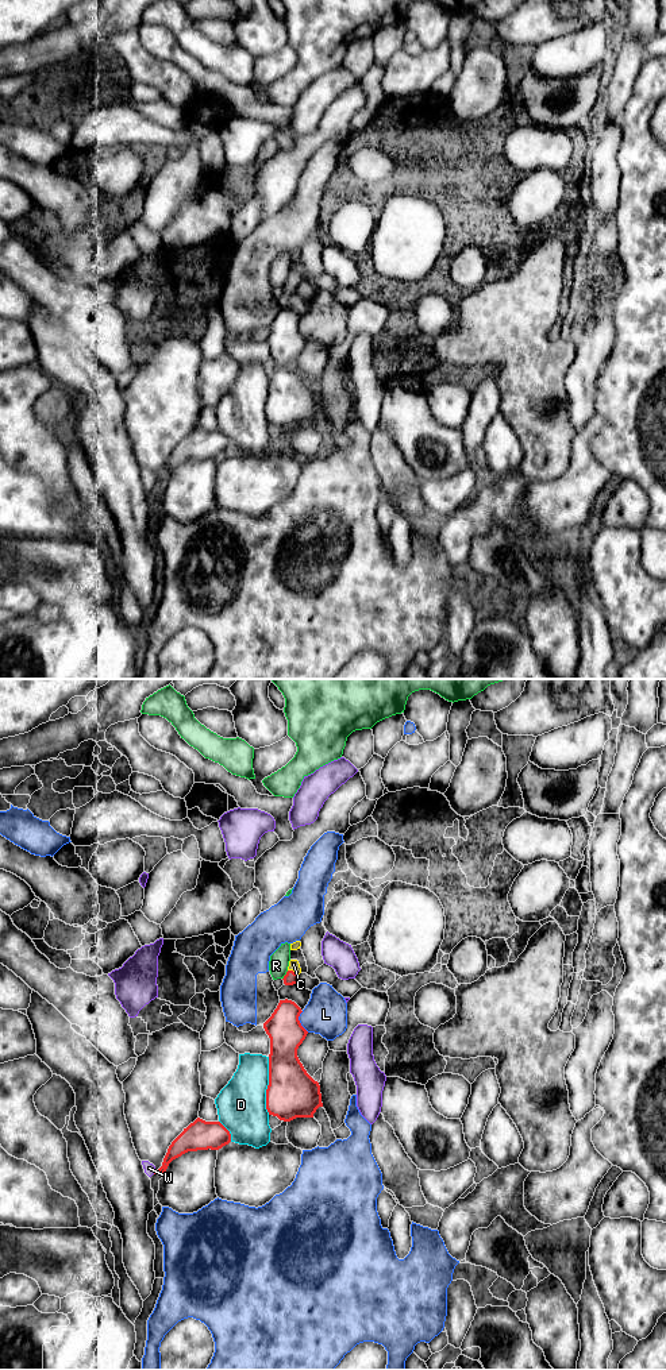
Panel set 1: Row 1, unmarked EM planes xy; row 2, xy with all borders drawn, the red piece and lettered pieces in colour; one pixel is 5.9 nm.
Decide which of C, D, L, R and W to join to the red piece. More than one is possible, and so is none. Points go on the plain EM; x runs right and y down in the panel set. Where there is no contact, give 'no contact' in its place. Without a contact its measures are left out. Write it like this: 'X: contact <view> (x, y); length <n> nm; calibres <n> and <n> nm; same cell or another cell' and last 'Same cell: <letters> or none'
C: contact xy (292, 280); length 70 nm; calibres 80 and 60 nm; same cell
D: contact xy (268, 394); length 340 nm; calibres 300 and 300 nm; another cell
L: contact xy (299, 331); length 130 nm; calibres 200 and 260 nm; another cell
R: contact xy (285, 284); length 70 nm; calibres 80 and 120 nm; another cell
W: contact xy (156, 481); length 30 nm; calibres 120 and 70 nm; another cell
Same cell: C

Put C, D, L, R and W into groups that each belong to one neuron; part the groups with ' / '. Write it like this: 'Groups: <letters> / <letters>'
Groups: C / D / L / R / W

